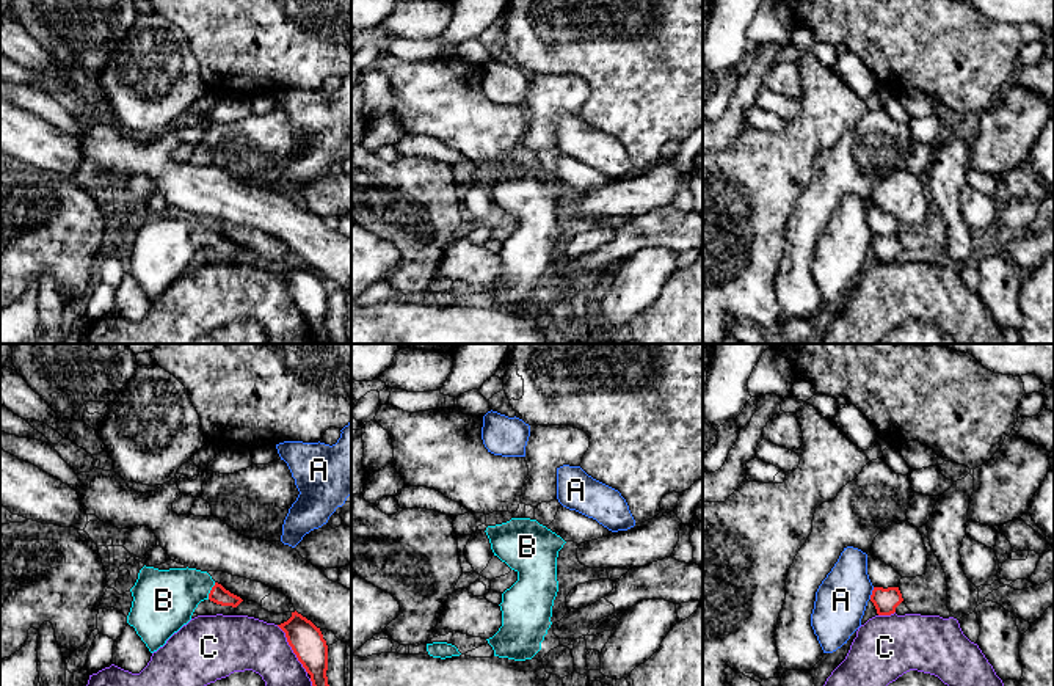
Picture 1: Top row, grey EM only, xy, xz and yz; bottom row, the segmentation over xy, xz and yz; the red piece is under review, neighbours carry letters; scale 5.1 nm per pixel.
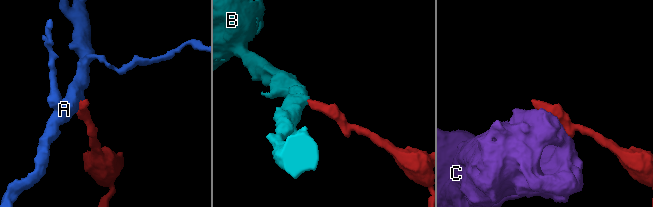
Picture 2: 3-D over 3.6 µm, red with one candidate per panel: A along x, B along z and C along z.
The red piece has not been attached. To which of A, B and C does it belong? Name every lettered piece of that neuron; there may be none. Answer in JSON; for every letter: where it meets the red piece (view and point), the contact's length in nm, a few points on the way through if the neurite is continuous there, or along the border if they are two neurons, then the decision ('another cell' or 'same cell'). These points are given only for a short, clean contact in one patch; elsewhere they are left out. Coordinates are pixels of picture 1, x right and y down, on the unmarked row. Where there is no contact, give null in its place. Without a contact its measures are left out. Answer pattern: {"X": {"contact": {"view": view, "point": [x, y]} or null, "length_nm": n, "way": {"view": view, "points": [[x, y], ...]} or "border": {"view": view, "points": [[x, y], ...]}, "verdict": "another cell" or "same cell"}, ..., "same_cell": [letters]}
{"A": {"contact": {"view": "yz", "point": [872, 242]}, "length_nm": 70, "border": {"view": "yz", "points": [[874, 236], [869, 247]]}, "verdict": "another cell"}, "B": {"contact": {"view": "xy", "point": [210, 239]}, "length_nm": 100, "way": {"view": "xy", "points": [[218, 242], [210, 239], [179, 239], [163, 248]]}, "verdict": "same cell"}, "C": {"contact": {"view": "xy", "point": [292, 297]}, "length_nm": 300, "verdict": "another cell"}, "same_cell": ["B"]}

